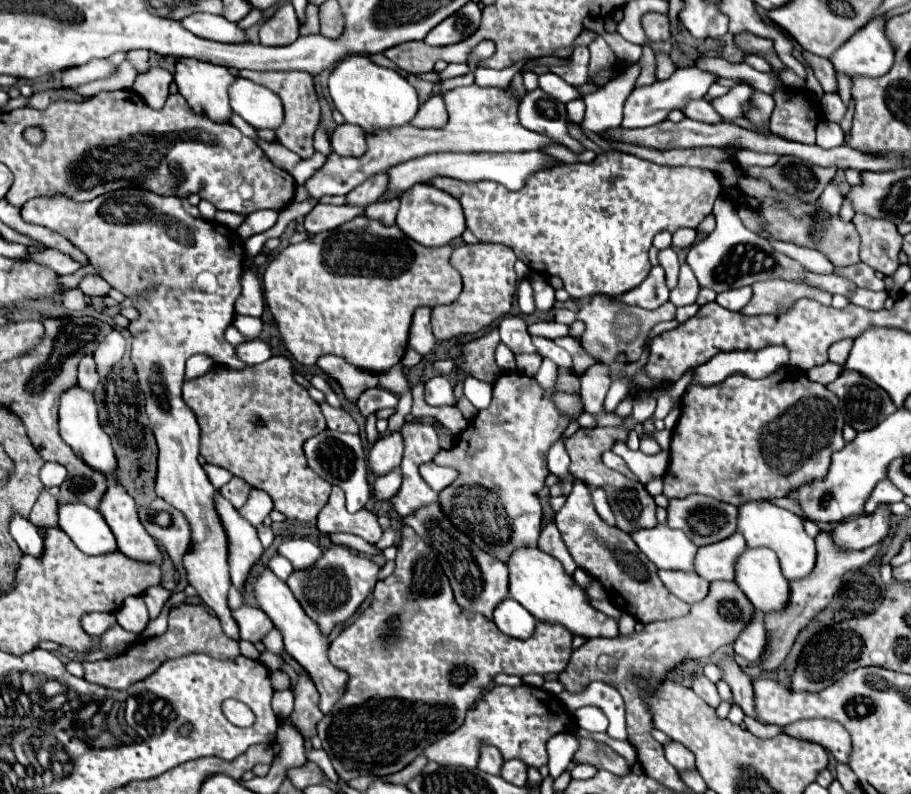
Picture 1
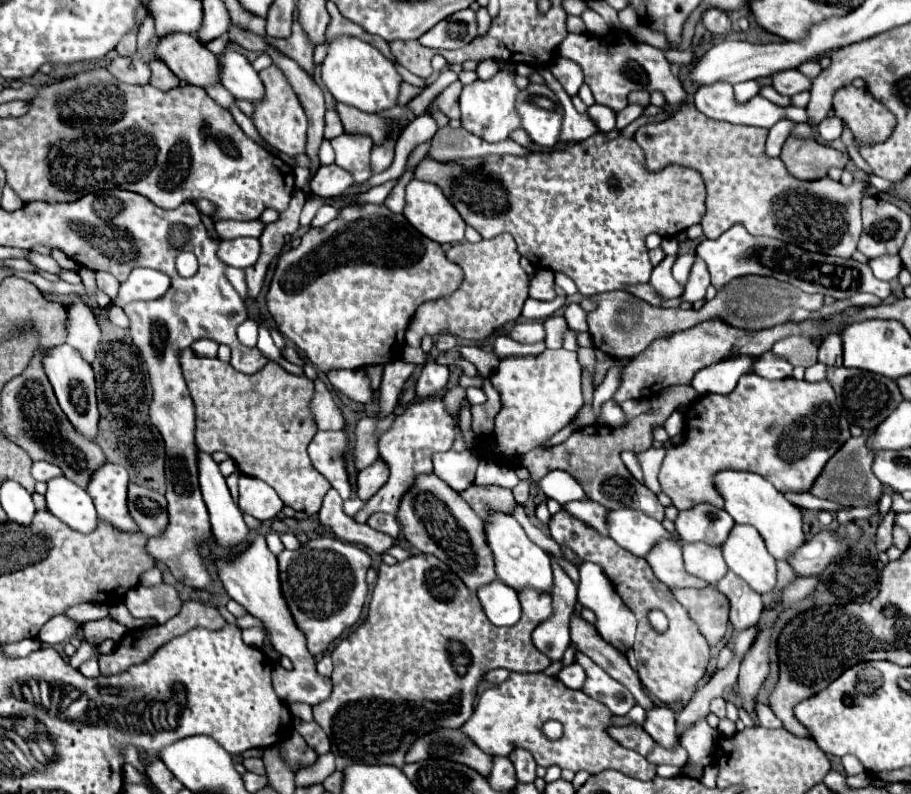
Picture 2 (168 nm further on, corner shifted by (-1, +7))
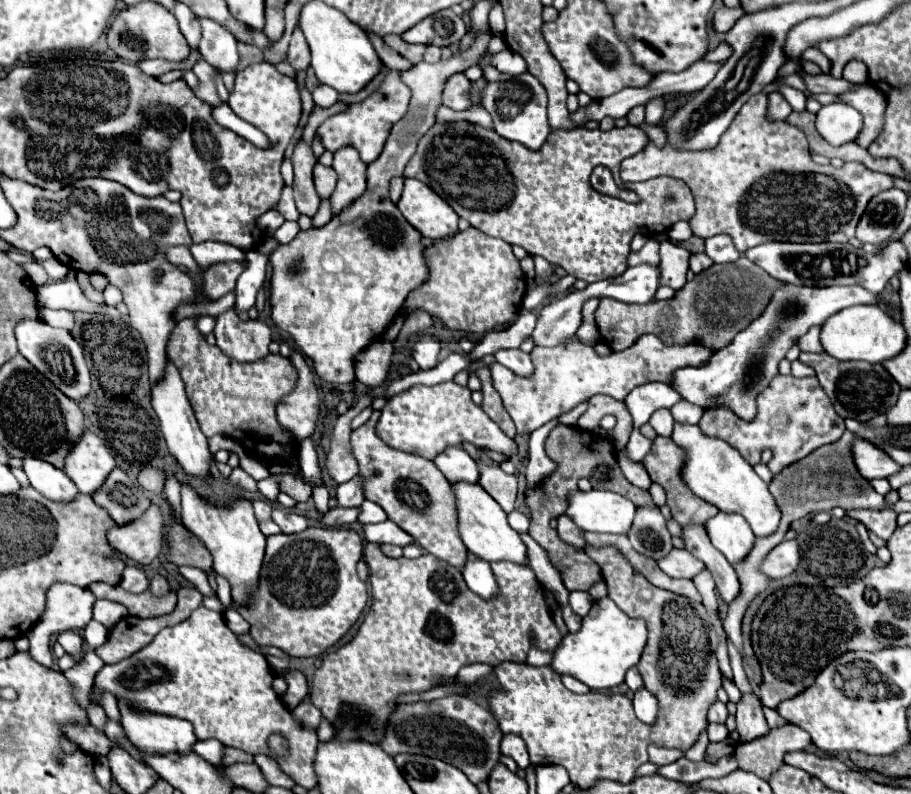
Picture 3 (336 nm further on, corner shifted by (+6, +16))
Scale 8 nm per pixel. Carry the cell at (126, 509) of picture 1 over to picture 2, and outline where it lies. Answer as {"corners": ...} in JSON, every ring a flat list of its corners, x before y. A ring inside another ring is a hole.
{"corners":[[105,461,99,469,95,469,95,473,91,473,87,493,95,503,99,519,121,531,137,531,137,525,127,511,127,485,127,469]]}

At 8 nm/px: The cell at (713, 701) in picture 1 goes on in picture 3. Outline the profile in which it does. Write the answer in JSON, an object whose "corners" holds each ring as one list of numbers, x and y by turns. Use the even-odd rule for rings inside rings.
{"corners":[[716,700,710,704,708,708,708,722,726,722,726,716,728,716,728,710,726,710,726,704]]}

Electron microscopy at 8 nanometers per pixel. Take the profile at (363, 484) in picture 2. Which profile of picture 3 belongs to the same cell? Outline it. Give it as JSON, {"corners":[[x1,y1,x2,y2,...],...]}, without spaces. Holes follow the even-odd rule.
{"corners":[[356,474,352,480,344,482,338,486,336,490,336,498,338,498,338,504,340,506,360,506,366,498,364,498,364,488,362,488,362,478,360,474]]}

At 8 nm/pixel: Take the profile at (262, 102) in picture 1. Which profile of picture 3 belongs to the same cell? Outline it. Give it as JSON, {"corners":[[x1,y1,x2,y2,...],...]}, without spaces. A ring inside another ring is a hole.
{"corners":[[200,18,202,22,202,40,198,44,204,60,218,72,236,72,240,54,236,48,236,38,220,24]]}

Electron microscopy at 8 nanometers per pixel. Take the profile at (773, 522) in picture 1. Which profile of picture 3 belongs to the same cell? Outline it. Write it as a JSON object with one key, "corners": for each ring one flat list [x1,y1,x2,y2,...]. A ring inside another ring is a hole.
{"corners":[[680,422,674,424,672,440,688,452,682,478,696,496,718,506,722,512,744,516,756,536,770,536,778,530,782,512,774,496,770,494,768,484,754,472,754,468,732,446,728,446,718,438,704,436,698,426,680,424]]}

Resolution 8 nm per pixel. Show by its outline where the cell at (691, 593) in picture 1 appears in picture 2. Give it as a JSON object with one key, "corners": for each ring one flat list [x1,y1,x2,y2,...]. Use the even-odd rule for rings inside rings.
{"corners":[[659,541,653,545,651,553,647,553,647,563,651,565,655,577,663,581,667,587,697,587,703,589,709,583,689,575,683,567,681,545,675,541]]}

